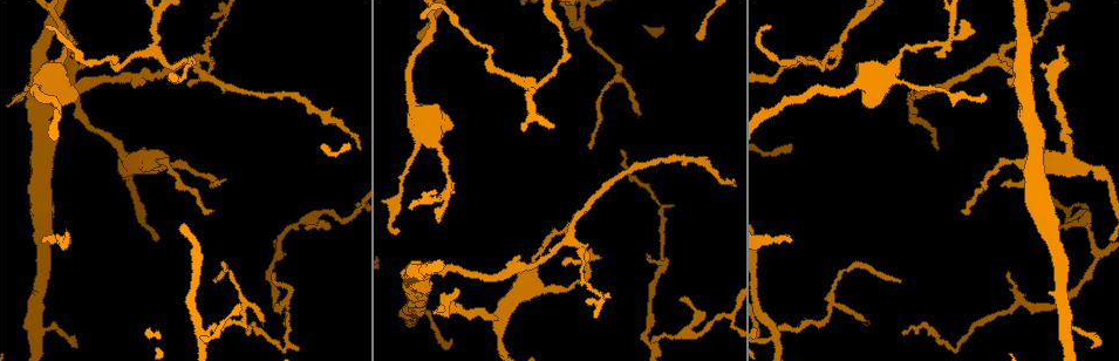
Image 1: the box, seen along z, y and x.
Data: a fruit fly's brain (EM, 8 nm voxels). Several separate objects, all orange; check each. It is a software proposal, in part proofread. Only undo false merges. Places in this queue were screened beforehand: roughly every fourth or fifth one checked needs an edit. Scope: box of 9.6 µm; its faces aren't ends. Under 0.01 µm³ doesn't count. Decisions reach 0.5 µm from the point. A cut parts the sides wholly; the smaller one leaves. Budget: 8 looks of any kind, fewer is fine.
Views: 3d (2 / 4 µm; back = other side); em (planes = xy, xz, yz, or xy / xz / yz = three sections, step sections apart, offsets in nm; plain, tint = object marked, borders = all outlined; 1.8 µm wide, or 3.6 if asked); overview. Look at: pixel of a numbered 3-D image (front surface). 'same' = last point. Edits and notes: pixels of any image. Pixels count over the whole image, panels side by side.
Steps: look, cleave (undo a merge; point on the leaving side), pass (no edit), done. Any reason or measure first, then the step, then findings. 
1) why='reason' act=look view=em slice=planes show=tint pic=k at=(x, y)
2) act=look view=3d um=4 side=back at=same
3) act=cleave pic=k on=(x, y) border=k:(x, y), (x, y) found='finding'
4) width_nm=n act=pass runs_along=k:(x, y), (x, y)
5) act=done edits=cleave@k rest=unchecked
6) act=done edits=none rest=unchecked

why='abrupt turn' act=look view=3d um=4 pic=1 at=(652, 345)

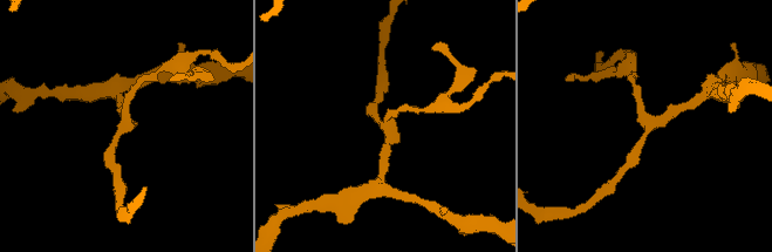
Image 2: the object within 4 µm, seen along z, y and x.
act=look view=em slice=planes show=tint pic=2 at=(388, 123)

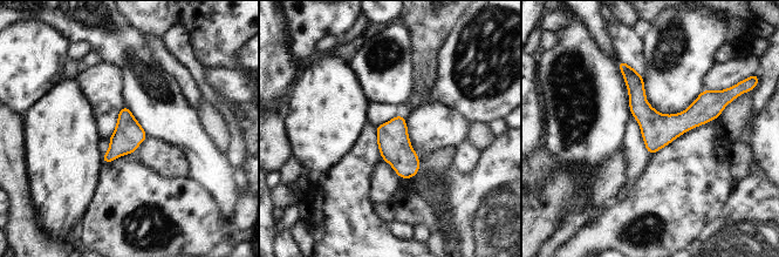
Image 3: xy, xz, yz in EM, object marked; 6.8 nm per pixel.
act=pass runs_along=3:(623, 68), (656, 121), (718, 107) found='one cell here'

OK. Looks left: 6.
why='four or more arms meet' act=look view=em slice=yz step=8 show=tint pic=1 at=(990, 59)

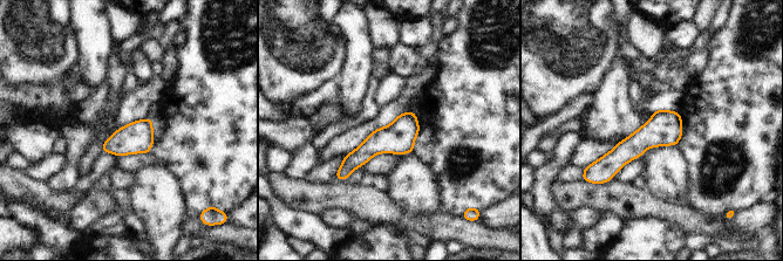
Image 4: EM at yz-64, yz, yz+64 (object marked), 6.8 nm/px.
act=look view=em slice=planes show=tint at=same

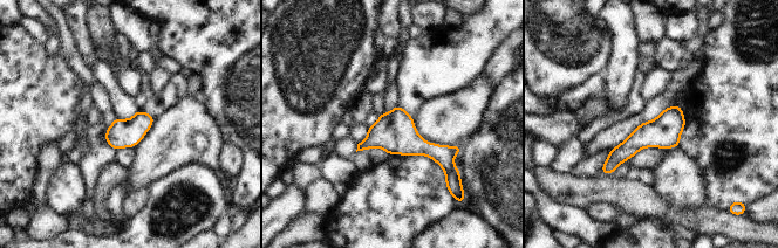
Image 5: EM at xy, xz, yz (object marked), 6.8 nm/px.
act=pass found='continuous, no second cell'

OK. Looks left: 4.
why='two arms at a narrow angle' act=look view=em slice=yz step=4 show=tint pic=1 at=(72, 41)

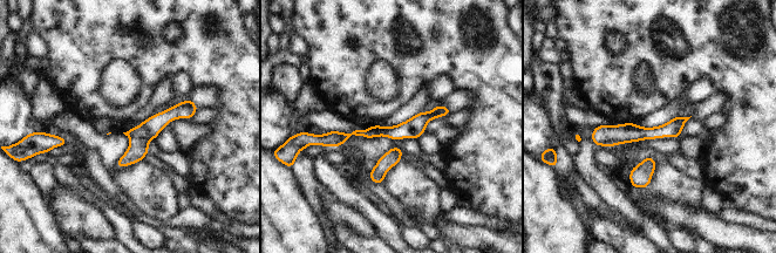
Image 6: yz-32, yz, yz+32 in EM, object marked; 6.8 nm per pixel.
act=look view=em slice=planes show=tint at=same

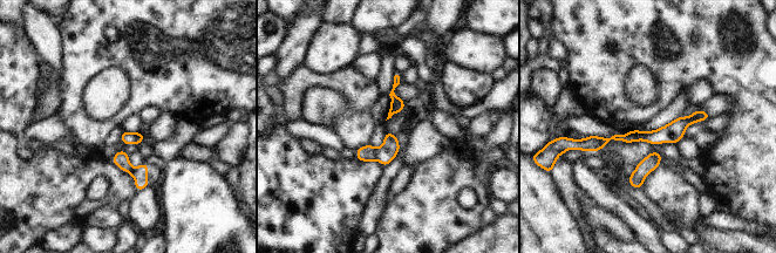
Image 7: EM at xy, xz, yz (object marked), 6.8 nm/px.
act=cleave pic=7 on=(368, 152) border=7:(379, 149), (376, 158) found='a second cell is stuck on'

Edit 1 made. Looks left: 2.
act=done edits=cleave@7 rest=unchecked

